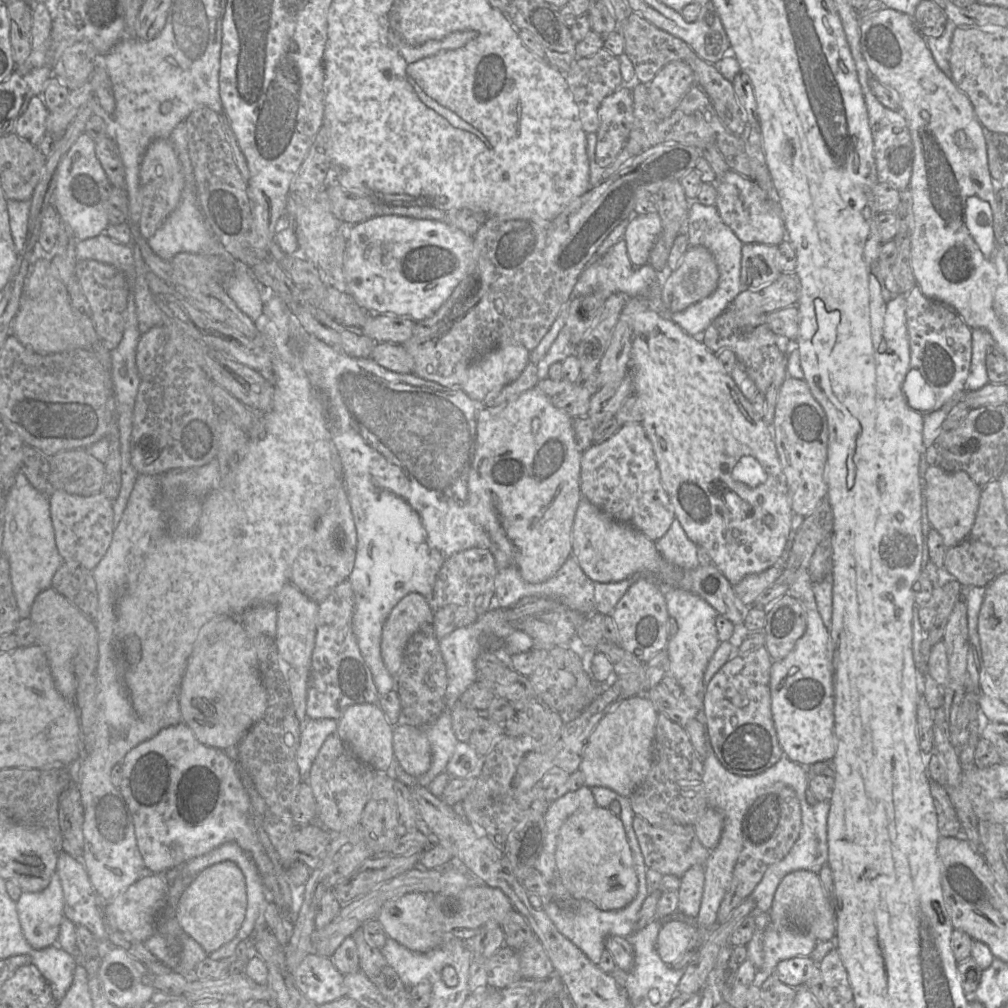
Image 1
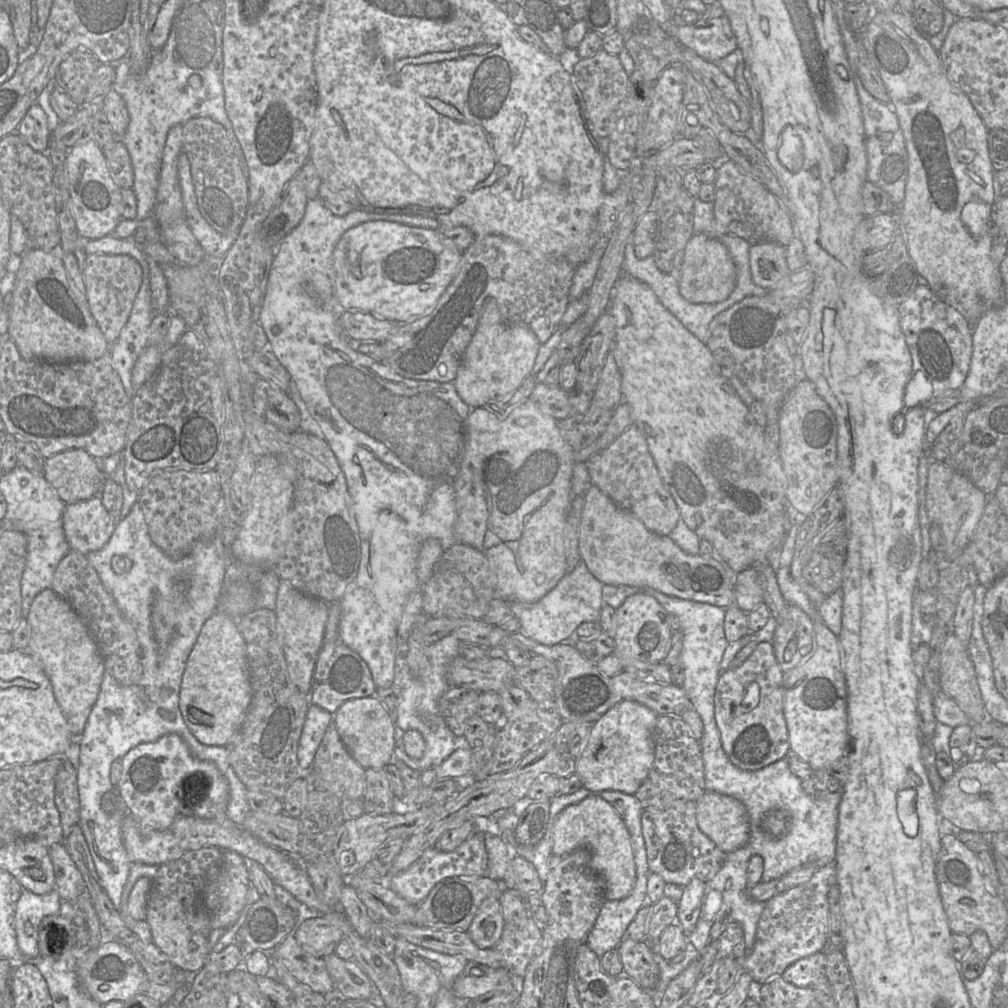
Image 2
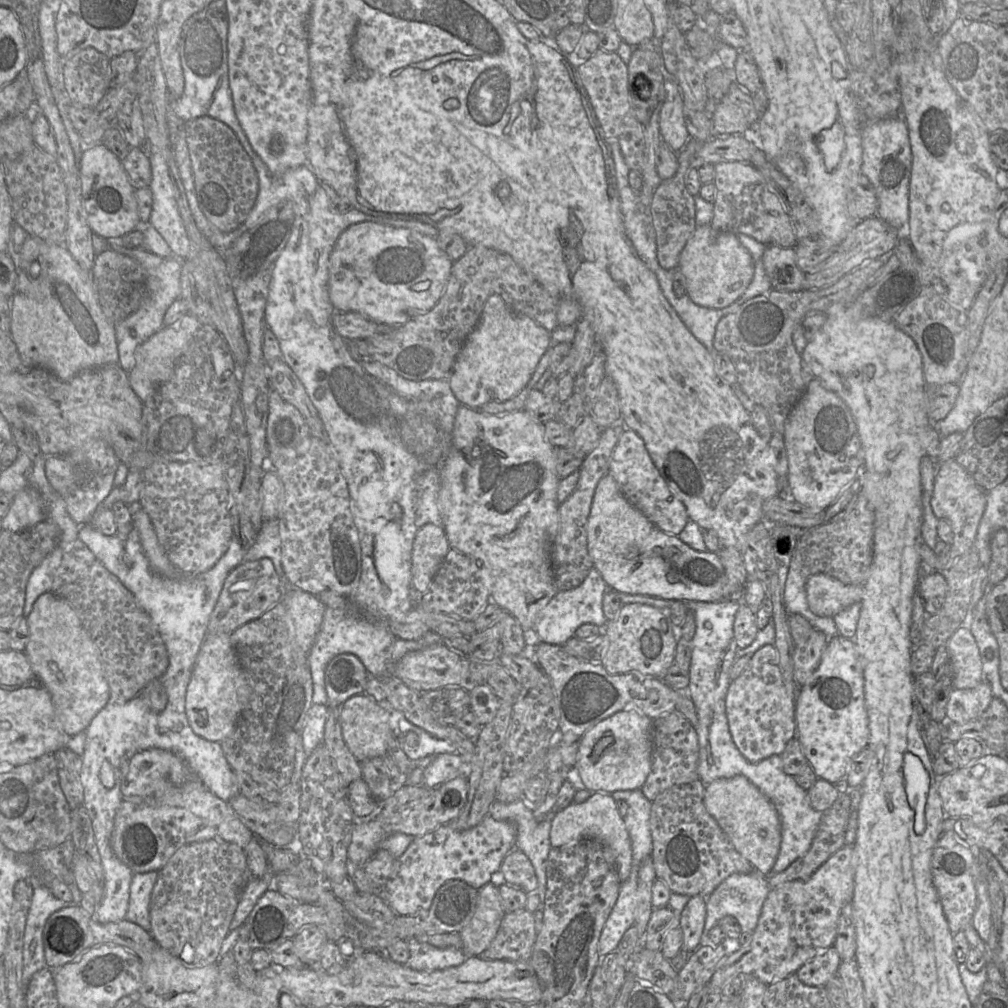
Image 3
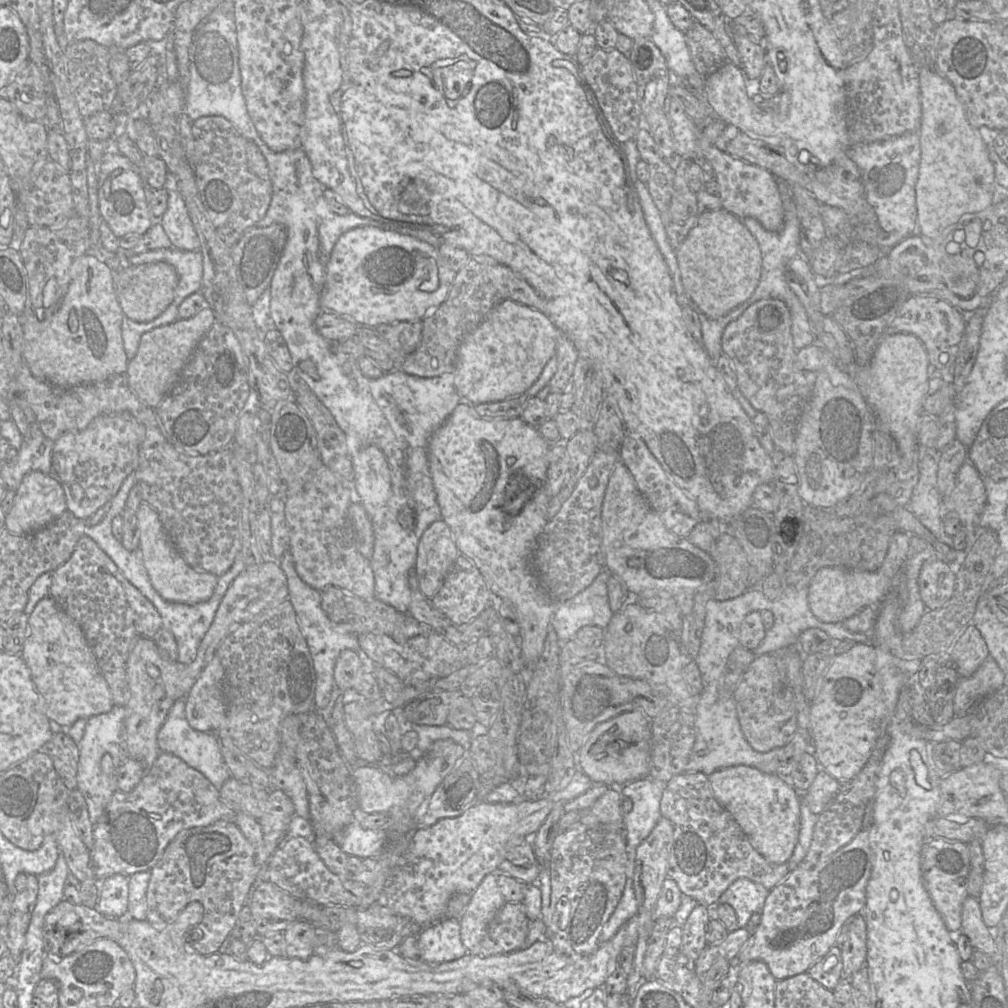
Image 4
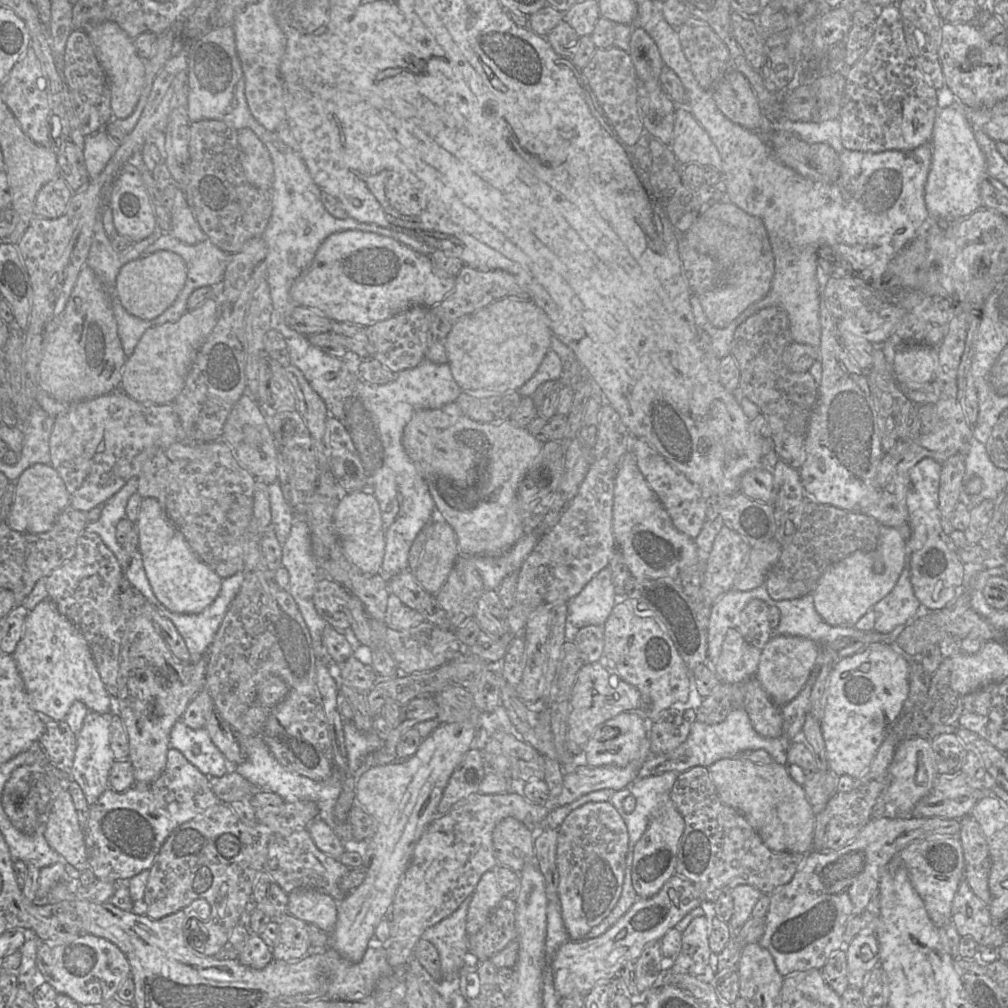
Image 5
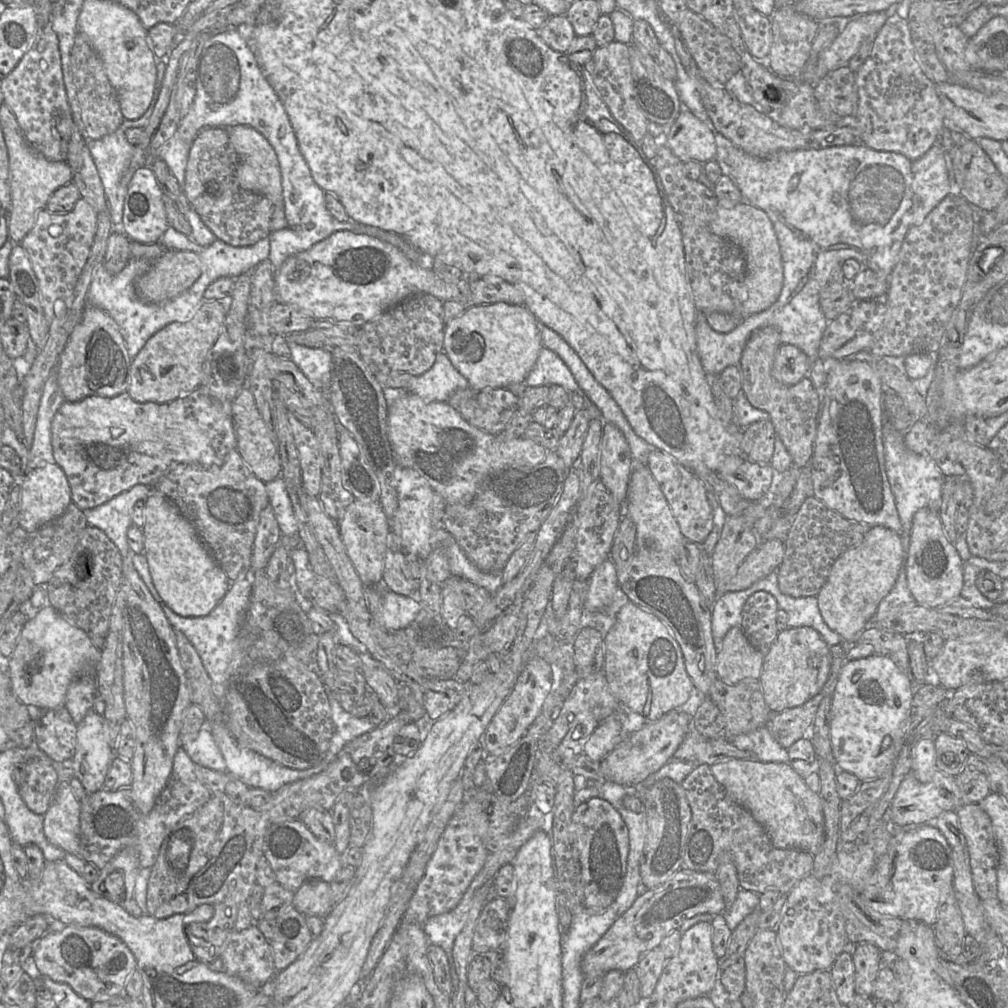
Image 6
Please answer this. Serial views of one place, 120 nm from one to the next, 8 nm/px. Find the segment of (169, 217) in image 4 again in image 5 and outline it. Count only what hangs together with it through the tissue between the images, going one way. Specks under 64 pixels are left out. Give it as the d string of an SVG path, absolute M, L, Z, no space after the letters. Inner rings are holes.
M185 192L176 193L175 206L171 212L170 232L183 243L196 245L207 239L191 210Z

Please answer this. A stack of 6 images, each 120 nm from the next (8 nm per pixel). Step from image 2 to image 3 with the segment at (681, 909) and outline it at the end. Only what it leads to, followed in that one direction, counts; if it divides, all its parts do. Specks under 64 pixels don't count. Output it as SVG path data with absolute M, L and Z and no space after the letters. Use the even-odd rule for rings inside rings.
M691 896L679 921L683 933L683 949L694 952L700 946L706 919L707 897Z

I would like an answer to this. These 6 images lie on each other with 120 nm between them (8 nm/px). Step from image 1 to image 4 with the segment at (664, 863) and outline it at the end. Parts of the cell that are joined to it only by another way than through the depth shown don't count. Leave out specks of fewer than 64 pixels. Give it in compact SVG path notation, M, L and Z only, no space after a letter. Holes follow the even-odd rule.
M684 772L674 776L663 791L660 812L674 826L667 878L677 883L684 896L693 898L701 905L717 906L722 893L739 878L749 879L771 890L791 872L788 863L772 864L754 849L732 815L715 799L709 777L702 772Z

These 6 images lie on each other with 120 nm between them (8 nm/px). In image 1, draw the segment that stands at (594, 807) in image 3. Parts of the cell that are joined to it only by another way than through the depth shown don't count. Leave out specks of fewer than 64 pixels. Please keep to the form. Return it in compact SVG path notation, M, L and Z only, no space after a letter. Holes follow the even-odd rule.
M596 806L589 812L577 812L571 815L559 830L555 861L558 878L572 896L577 900L588 900L600 910L622 909L637 895L638 877L625 829L619 816L608 808Z

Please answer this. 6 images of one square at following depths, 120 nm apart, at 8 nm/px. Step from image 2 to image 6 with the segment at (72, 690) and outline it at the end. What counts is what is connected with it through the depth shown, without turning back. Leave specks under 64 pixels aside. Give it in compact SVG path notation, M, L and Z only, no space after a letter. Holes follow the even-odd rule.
M52 605L27 610L28 618L17 645L5 661L12 693L24 705L38 709L55 709L65 705L71 682L81 675L95 675L101 658L89 636L71 623Z

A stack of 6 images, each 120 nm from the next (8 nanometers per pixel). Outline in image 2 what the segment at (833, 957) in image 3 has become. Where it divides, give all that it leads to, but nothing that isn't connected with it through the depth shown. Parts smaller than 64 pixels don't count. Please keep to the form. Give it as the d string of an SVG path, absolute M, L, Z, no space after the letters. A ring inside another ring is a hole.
M826 952L815 953L788 966L781 977L797 987L811 987L815 979L824 973L826 961Z

